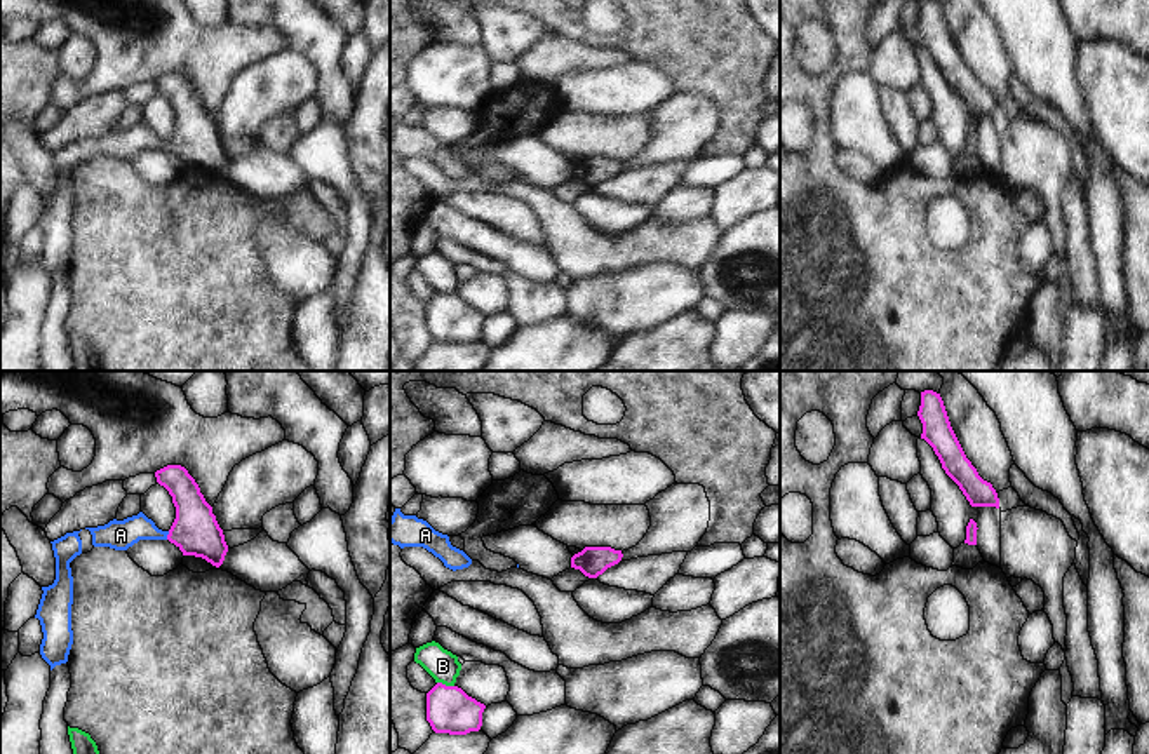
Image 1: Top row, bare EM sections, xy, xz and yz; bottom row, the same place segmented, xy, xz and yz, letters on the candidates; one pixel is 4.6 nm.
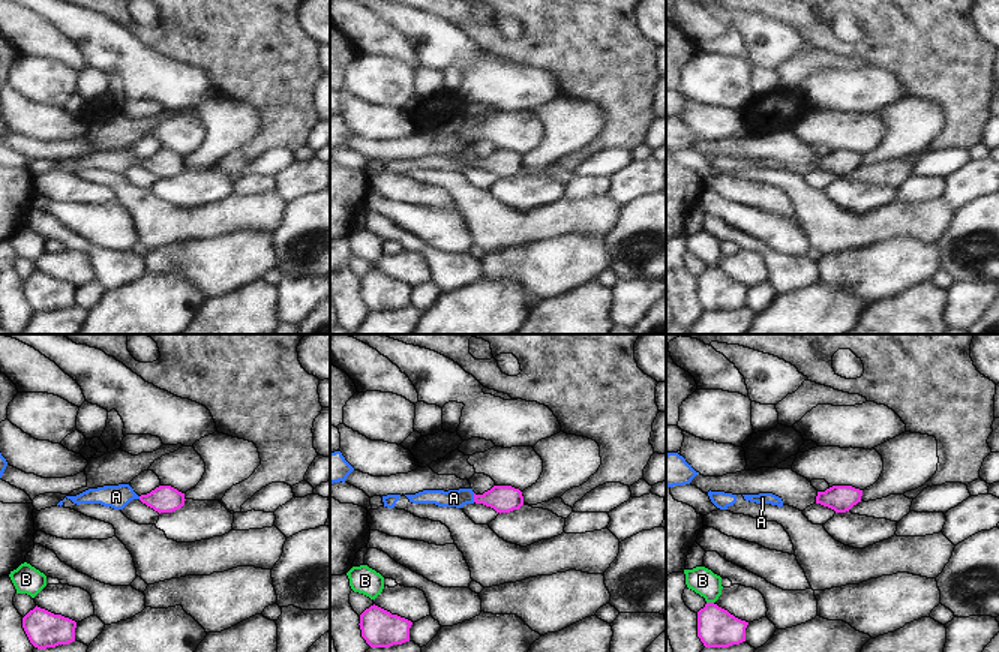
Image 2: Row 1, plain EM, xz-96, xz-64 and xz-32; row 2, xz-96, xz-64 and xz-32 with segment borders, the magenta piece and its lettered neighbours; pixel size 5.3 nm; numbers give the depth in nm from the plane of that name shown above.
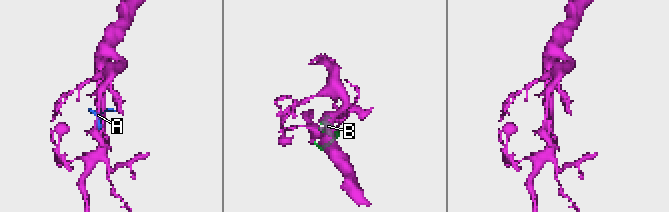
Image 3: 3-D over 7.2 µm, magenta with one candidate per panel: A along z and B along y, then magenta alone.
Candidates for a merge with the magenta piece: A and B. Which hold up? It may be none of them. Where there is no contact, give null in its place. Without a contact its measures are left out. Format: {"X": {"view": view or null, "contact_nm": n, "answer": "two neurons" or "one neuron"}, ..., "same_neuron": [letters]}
{"A": {"view": "xy", "contact_nm": 40, "answer": "one neuron"}, "B": {"view": "xz", "contact_nm": 80, "answer": "two neurons"}, "same_neuron": ["A"]}

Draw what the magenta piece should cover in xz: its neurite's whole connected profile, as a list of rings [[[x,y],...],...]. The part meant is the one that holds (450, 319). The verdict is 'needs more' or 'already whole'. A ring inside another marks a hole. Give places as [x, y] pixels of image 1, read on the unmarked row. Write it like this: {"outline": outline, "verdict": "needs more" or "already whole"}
{"outline": [[[437,293],[427,303],[427,331],[435,343],[467,345],[479,341],[486,315],[458,296]]], "verdict": "already whole"}

